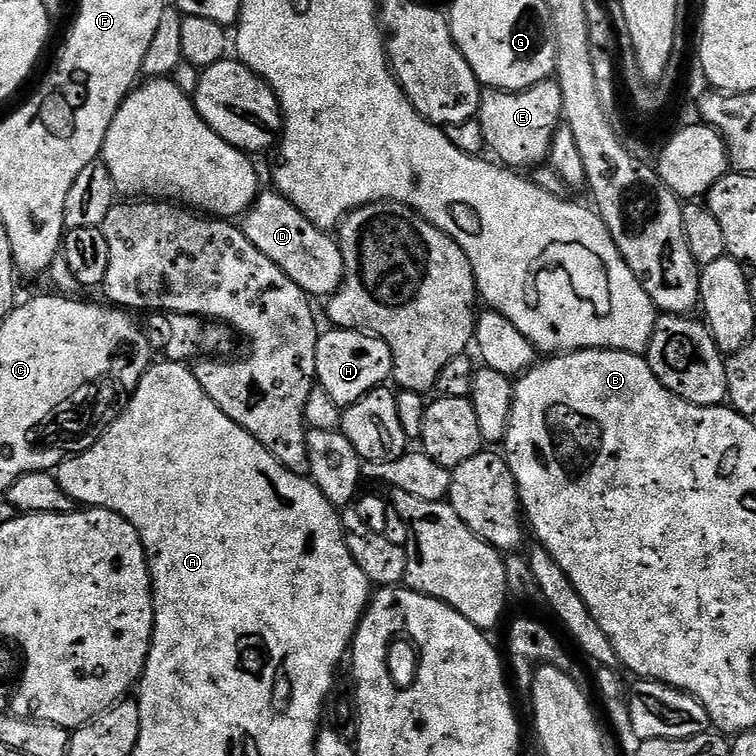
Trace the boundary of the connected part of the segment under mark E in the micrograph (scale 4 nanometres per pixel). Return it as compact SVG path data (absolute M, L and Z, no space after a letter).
M549 78L522 92L485 91L480 98L478 119L487 151L492 151L491 155L501 165L513 170L532 170L547 161L552 139L562 123L563 114L562 90L556 85L555 79Z

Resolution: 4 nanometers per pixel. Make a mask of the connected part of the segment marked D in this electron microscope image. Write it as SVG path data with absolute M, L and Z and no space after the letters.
M261 191L243 217L242 227L246 238L250 238L250 242L254 242L274 266L282 269L286 278L298 282L309 297L330 298L343 284L344 255L339 243L314 226L314 222L310 222L310 218L306 218L306 214L302 214L302 210L298 210L298 206L291 204L281 192Z

